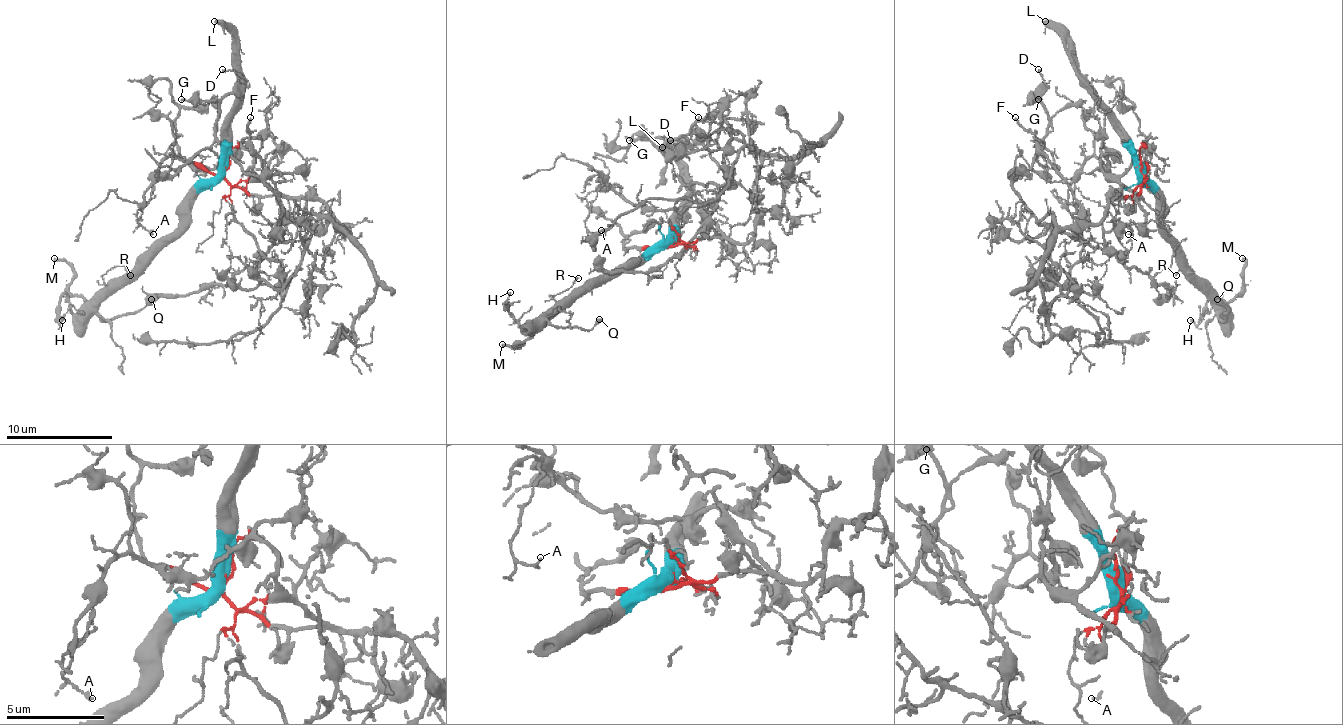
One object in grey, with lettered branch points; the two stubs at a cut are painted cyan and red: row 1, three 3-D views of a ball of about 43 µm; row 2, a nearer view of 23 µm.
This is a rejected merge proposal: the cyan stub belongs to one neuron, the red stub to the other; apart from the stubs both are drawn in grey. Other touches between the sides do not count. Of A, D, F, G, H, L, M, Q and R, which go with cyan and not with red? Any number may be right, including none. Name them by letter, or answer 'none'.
H, L, M, Q, R

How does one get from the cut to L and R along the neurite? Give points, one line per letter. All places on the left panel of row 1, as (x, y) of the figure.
L: (224, 173), (224, 136), (238, 87), (238, 42), (214, 21)
R: (224, 173), (195, 197), (184, 221), (125, 274), (107, 285), (104, 274), (115, 266), (131, 274)

